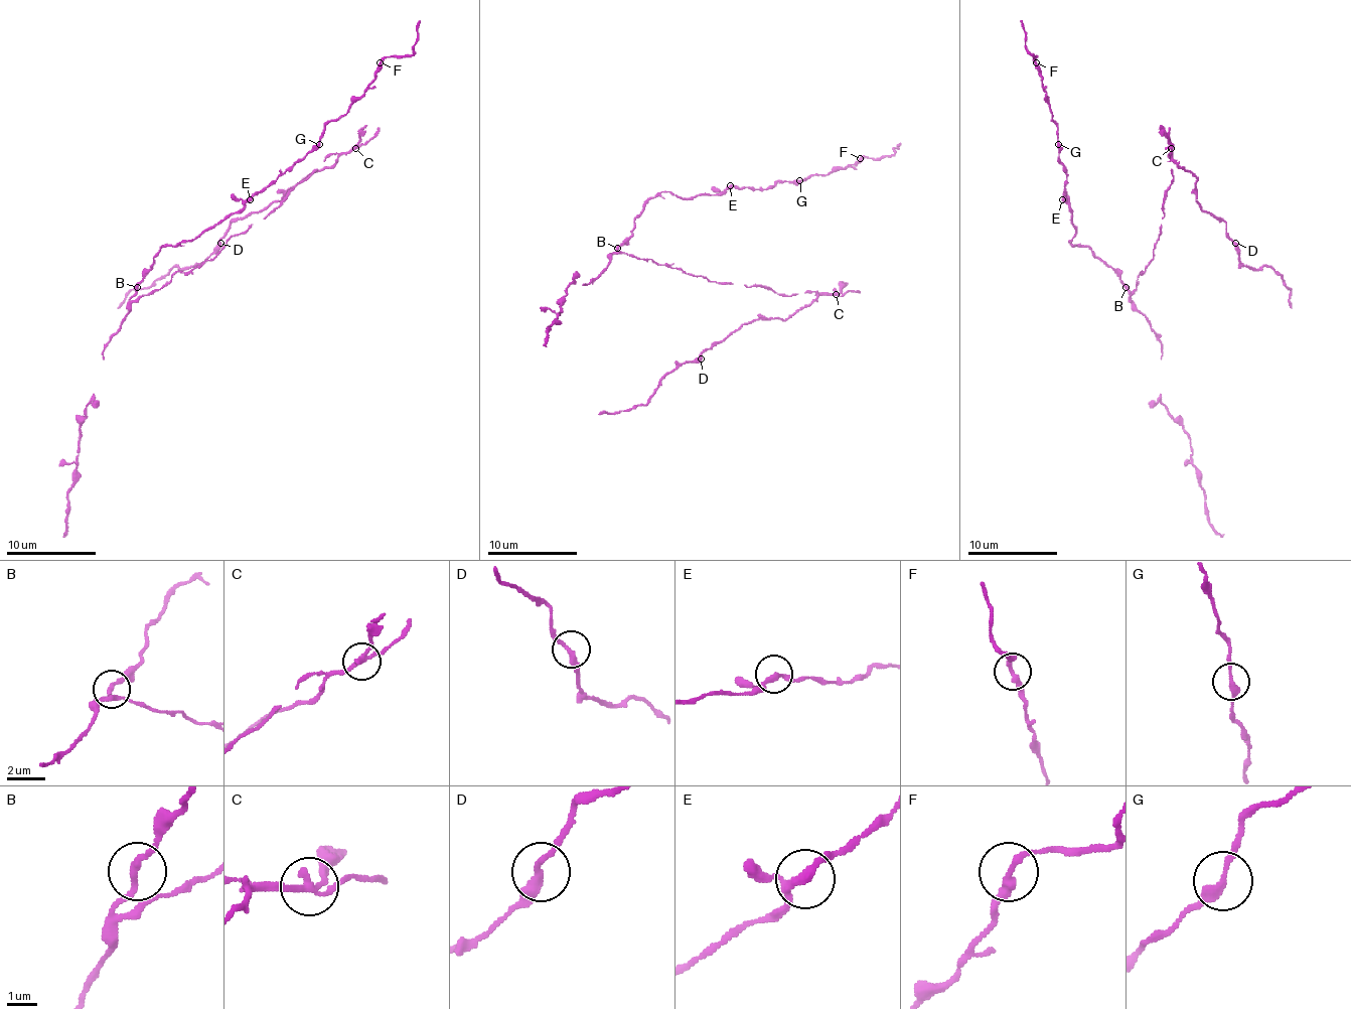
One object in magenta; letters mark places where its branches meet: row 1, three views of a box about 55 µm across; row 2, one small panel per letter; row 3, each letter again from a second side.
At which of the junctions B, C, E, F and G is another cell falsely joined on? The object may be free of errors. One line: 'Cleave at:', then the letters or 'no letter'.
Cleave at: C

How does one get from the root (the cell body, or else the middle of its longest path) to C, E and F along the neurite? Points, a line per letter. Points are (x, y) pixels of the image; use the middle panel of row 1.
C: (669, 266), (712, 282), (770, 286), (786, 295), (810, 291), (836, 293)
E: (669, 266), (617, 251), (642, 205), (662, 192), (692, 198), (721, 194), (730, 185)
F: (669, 266), (617, 251), (649, 198), (662, 192), (692, 198), (730, 187), (768, 189), (860, 158)

